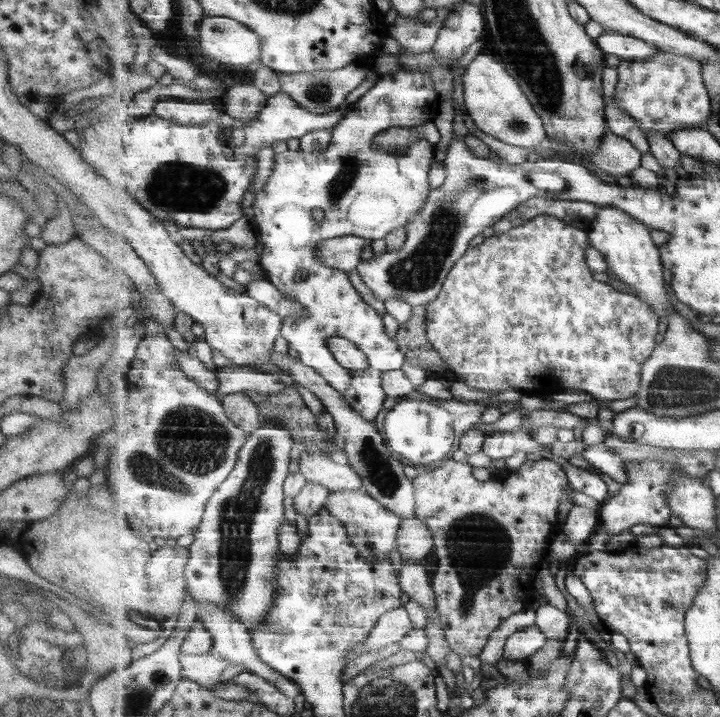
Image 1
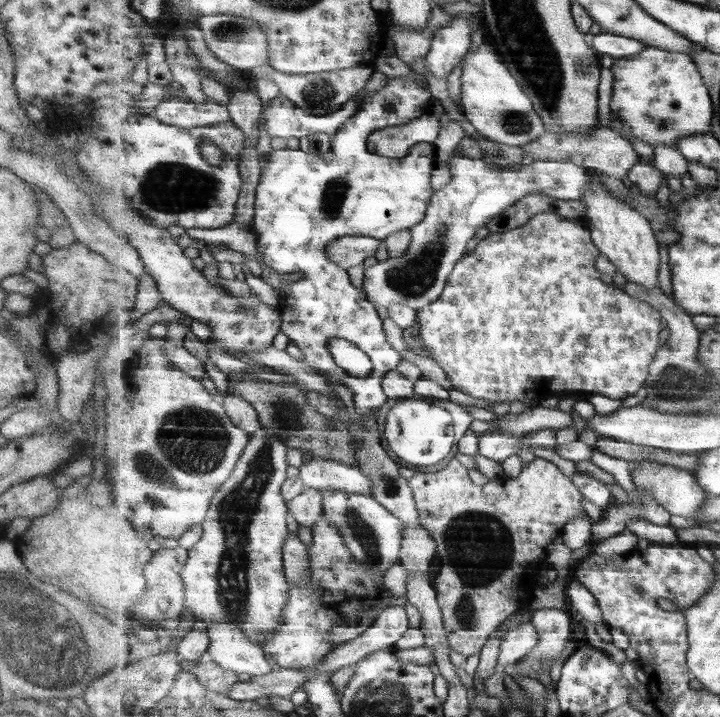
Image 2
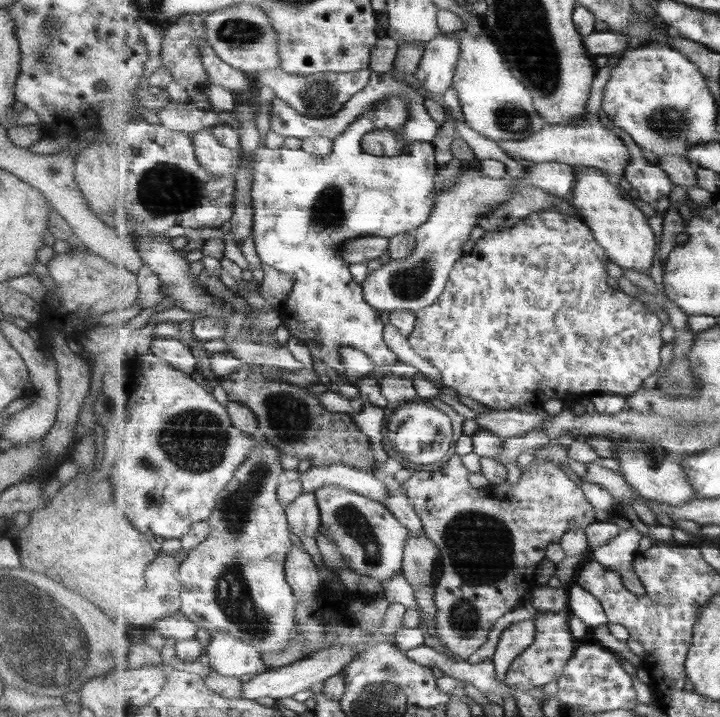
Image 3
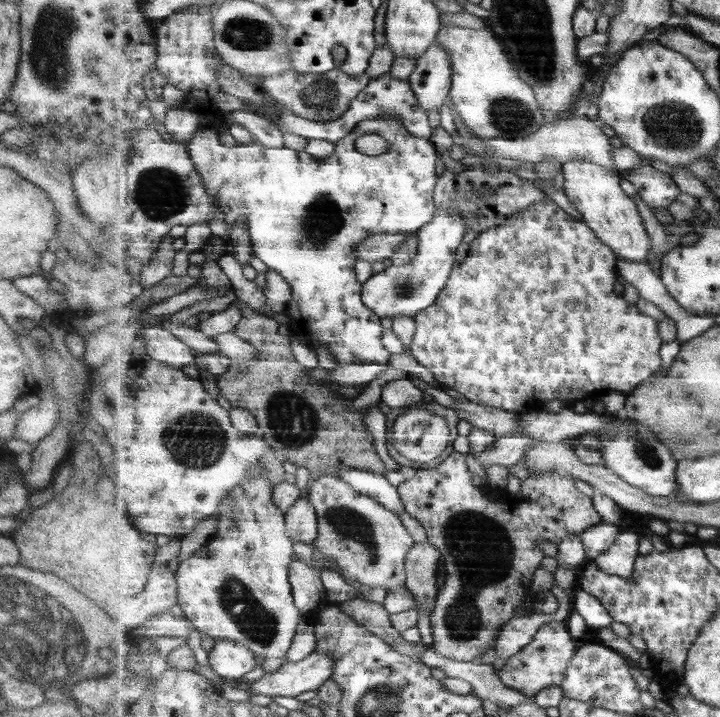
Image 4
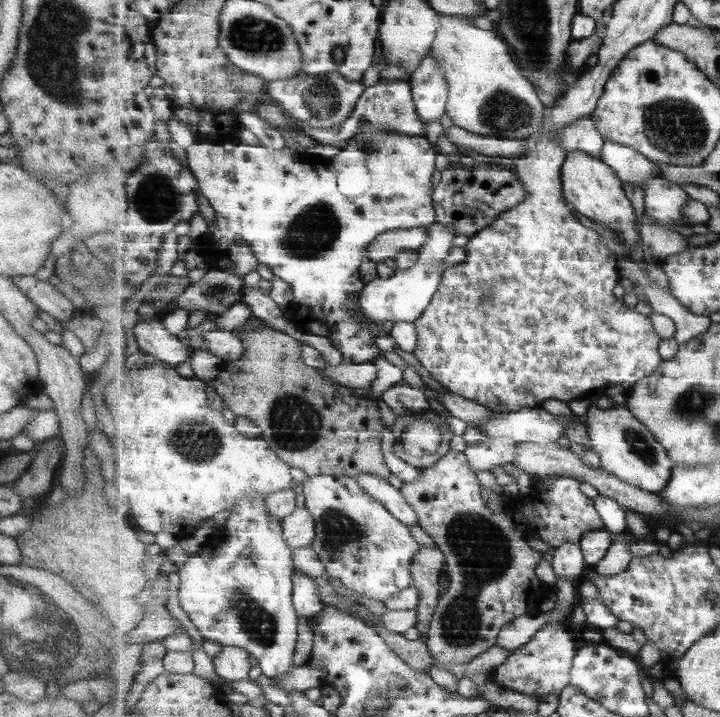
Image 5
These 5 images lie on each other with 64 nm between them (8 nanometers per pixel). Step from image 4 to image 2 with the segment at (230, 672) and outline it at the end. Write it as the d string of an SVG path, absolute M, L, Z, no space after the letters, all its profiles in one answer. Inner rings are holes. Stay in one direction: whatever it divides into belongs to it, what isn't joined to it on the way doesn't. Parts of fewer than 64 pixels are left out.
M223 621L203 627L211 641L208 652L213 661L219 663L219 667L252 677L275 671L276 667L271 667L262 646L251 641L239 625Z

